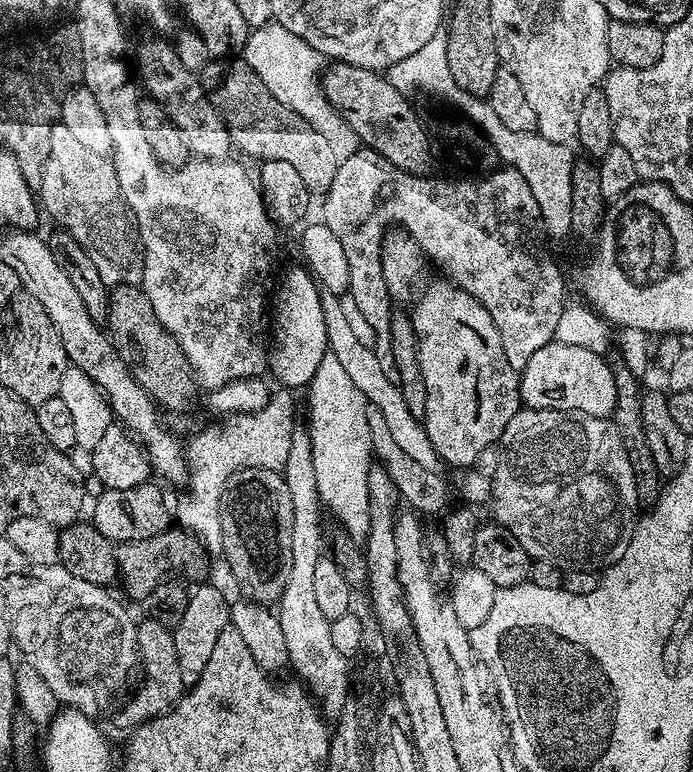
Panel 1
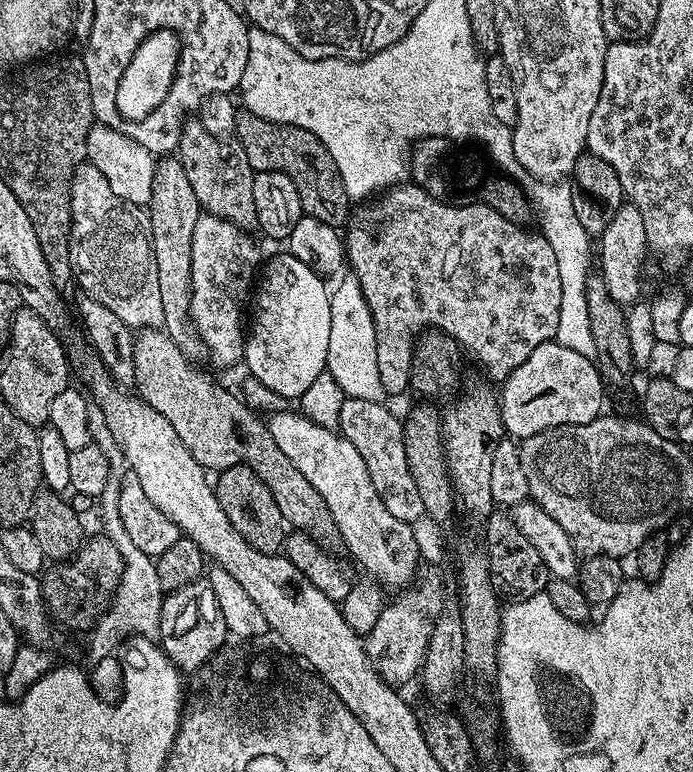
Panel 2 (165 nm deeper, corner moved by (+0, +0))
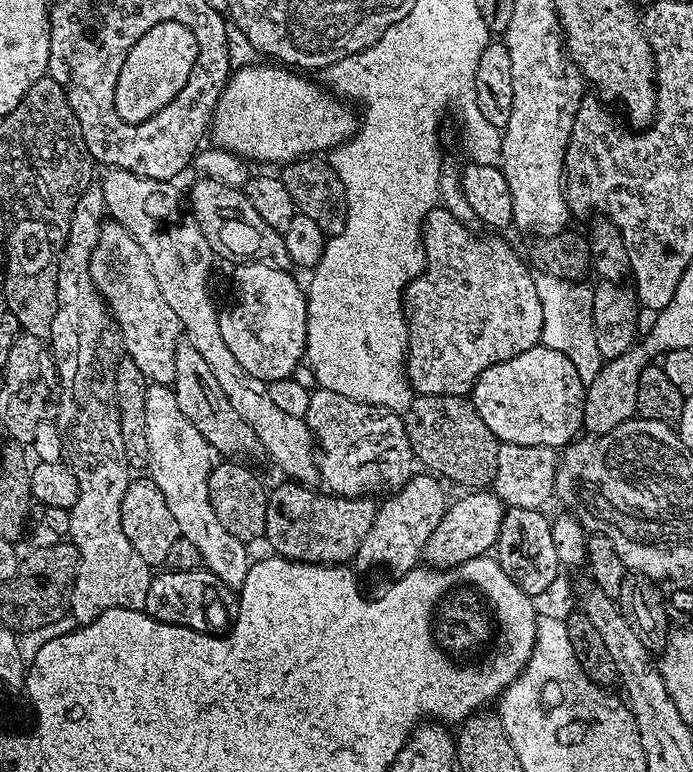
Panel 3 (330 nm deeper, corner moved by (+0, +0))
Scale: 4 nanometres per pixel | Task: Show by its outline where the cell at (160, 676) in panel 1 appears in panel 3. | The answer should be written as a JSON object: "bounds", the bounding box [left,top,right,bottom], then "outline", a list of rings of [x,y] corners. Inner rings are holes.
{"bounds":[52,186,154,626],"outline":[[[90,186],[82,194],[82,198],[78,198],[78,206],[72,215],[72,225],[68,231],[68,241],[64,243],[64,250],[58,257],[58,267],[55,269],[58,274],[58,314],[54,314],[54,325],[56,325],[56,347],[52,349],[52,357],[56,359],[56,369],[60,375],[60,394],[58,403],[54,413],[54,419],[60,436],[64,439],[63,459],[68,467],[74,470],[74,474],[80,483],[80,493],[78,494],[78,502],[74,502],[71,508],[72,517],[70,518],[70,530],[68,536],[70,542],[78,550],[80,555],[80,565],[76,571],[76,584],[72,588],[72,603],[70,605],[70,613],[77,620],[77,625],[83,626],[89,624],[96,616],[102,615],[108,608],[139,608],[143,609],[146,602],[146,590],[150,590],[150,582],[152,581],[154,572],[146,562],[142,562],[142,558],[138,558],[138,550],[134,550],[134,546],[130,546],[130,538],[126,538],[126,534],[122,534],[122,494],[126,494],[126,486],[130,479],[130,465],[126,458],[126,450],[122,442],[122,426],[118,418],[118,402],[114,394],[114,378],[116,377],[116,367],[122,359],[122,337],[120,335],[120,327],[116,324],[116,319],[108,310],[108,305],[100,296],[100,292],[92,284],[90,276],[90,266],[92,251],[98,242],[98,234],[100,233],[100,225],[105,223],[106,209],[104,206],[104,192],[98,186]]]}

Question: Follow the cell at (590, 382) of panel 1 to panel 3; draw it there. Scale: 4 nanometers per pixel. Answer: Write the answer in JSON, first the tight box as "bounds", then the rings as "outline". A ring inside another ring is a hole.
{"bounds":[470,346,585,449],"outline":[[[537,346],[526,350],[526,354],[518,354],[506,362],[498,362],[476,379],[470,393],[473,406],[478,410],[478,418],[490,426],[490,434],[505,444],[518,446],[546,446],[547,448],[563,449],[577,439],[584,423],[584,390],[585,385],[578,378],[578,370],[566,354],[558,350],[550,350]]]}

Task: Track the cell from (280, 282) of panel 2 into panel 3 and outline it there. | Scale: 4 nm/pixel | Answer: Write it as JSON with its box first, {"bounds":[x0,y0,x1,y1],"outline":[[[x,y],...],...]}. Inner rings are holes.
{"bounds":[219,262,308,382],"outline":[[[240,262],[232,272],[232,301],[219,309],[222,338],[226,347],[238,358],[242,370],[265,382],[287,381],[292,371],[301,367],[308,347],[308,297],[299,284],[283,267],[275,264]]]}

